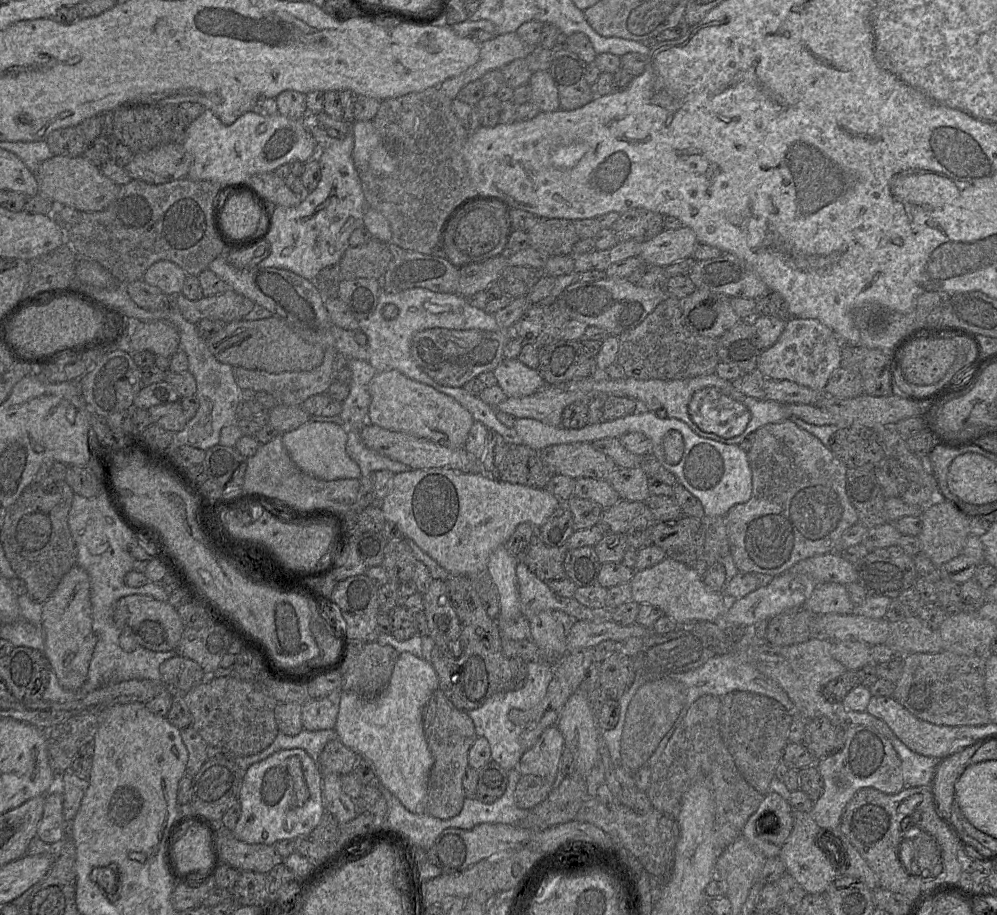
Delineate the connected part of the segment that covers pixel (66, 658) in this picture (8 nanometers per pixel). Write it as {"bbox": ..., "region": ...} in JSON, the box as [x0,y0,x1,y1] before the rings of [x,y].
{"bbox":[41,565,97,691],"region":[[[74,565],[43,604],[41,625],[44,655],[59,684],[65,690],[77,691],[85,683],[97,637],[93,630],[88,573]]]}

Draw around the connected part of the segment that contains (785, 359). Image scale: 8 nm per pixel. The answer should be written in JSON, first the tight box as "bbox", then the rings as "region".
{"bbox":[757,317,842,392],"region":[[[789,317],[776,343],[762,350],[757,370],[766,379],[788,380],[824,392],[830,375],[841,366],[841,349],[842,341],[818,320]]]}

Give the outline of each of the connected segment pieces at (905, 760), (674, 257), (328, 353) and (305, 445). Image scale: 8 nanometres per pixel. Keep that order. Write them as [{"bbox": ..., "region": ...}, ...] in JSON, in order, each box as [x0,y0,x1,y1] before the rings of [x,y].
[{"bbox":[890,736,935,788],"region":[[[896,736],[891,740],[890,742],[901,760],[905,787],[928,788],[933,777],[935,758],[926,757],[911,751]]]},{"bbox":[639,226,698,267],"region":[[[681,226],[677,229],[663,229],[641,245],[639,257],[642,263],[666,267],[691,257],[698,244],[694,231]]]},{"bbox":[233,348,337,406],"region":[[[326,348],[321,365],[310,371],[271,373],[235,366],[233,367],[234,379],[242,390],[265,391],[274,397],[277,404],[301,406],[310,396],[326,393],[329,386],[336,380],[336,373],[333,370],[333,360],[336,354],[337,351],[334,348]]]},{"bbox":[282,422,362,480],"region":[[[307,422],[282,434],[282,442],[296,466],[306,474],[321,480],[359,479],[362,474],[357,463],[347,454],[348,429],[336,423]]]}]

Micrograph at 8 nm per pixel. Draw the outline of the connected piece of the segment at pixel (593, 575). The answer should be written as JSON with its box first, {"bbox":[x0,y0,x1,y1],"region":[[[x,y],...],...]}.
{"bbox":[564,547,600,588],"region":[[[593,547],[568,550],[564,559],[565,577],[577,588],[597,585],[600,564]]]}

